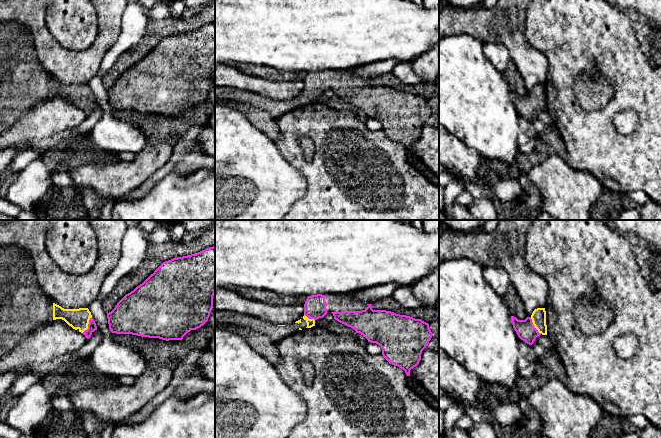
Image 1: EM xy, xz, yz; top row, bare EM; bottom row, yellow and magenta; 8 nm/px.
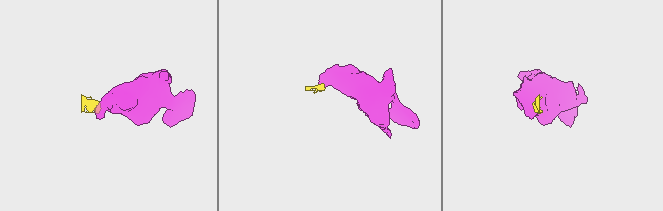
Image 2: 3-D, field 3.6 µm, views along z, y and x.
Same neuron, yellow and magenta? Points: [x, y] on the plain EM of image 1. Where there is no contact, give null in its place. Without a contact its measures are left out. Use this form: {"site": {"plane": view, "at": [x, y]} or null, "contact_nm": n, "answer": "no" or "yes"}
{"site": {"plane": "xy", "at": [87, 101]}, "contact_nm": 150, "answer": "yes"}

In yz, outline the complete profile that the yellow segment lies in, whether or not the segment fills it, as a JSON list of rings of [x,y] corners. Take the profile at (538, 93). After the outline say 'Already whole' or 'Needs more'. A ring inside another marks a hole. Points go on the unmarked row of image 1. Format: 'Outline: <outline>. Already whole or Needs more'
Outline: [[[545,84],[535,85],[525,96],[511,92],[511,97],[518,113],[529,121],[532,121],[539,111],[547,111]]]. Needs more

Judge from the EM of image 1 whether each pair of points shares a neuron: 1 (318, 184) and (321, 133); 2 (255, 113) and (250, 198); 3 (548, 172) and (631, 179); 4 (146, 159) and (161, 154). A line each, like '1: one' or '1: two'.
1: one
2: two
3: two
4: one

